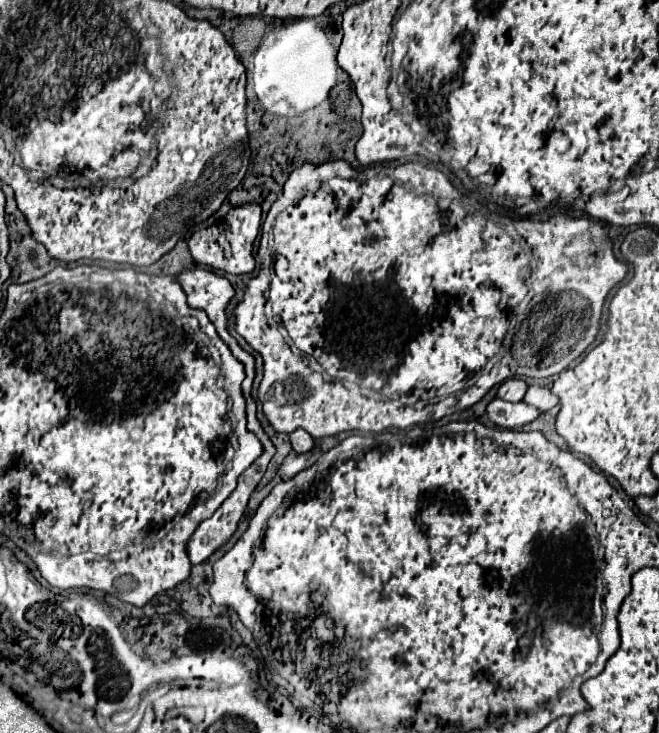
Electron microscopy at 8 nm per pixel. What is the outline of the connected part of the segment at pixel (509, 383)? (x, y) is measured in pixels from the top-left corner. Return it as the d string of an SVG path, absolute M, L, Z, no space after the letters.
M506 379L500 387L498 387L498 397L504 401L522 401L524 393L526 393L526 383L522 379Z

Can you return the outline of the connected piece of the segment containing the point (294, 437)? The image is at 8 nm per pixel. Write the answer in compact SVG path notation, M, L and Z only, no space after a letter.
M296 429L296 431L290 433L290 443L292 443L292 449L296 453L306 453L306 451L312 449L314 439L304 429Z

